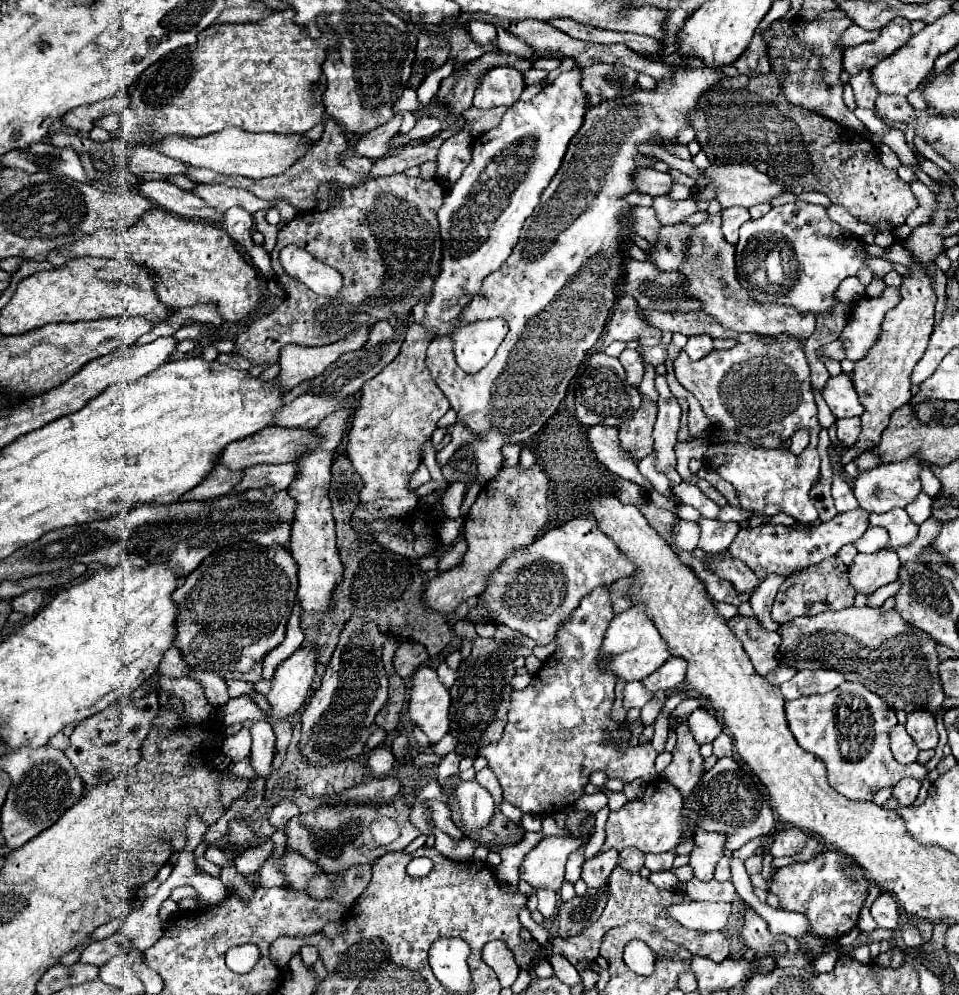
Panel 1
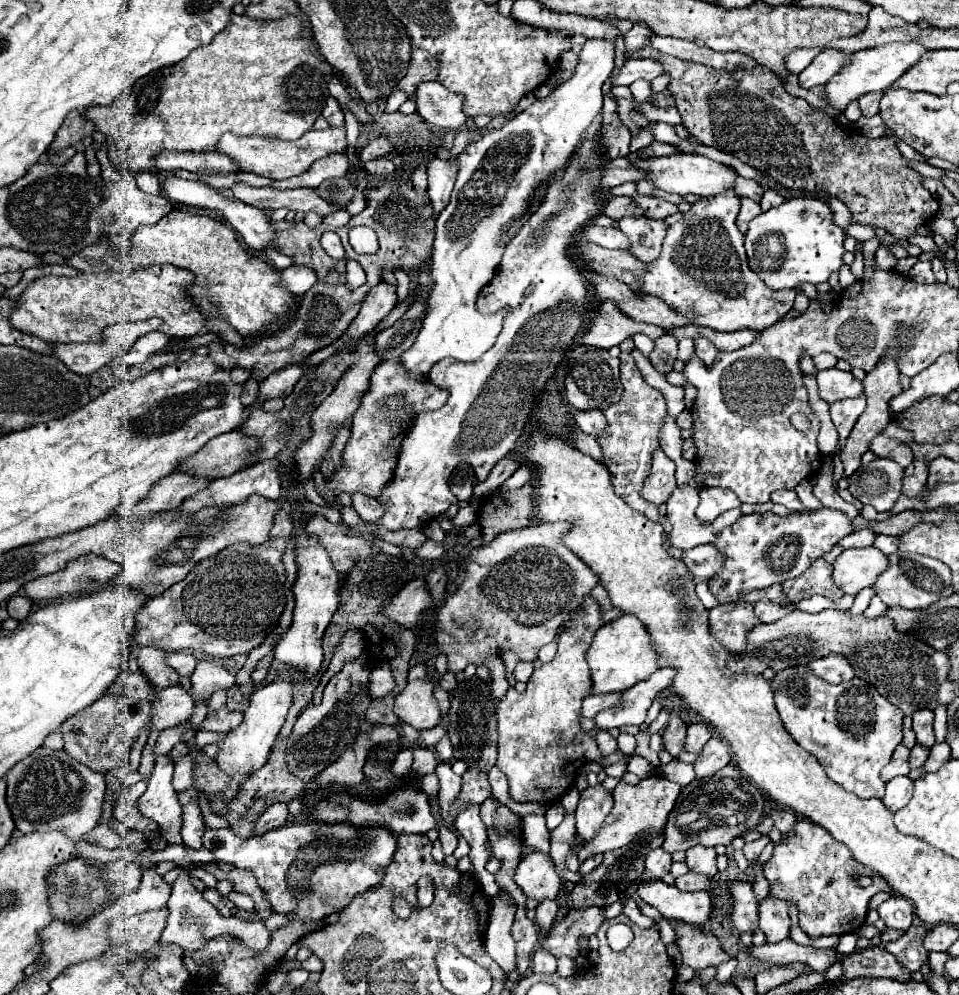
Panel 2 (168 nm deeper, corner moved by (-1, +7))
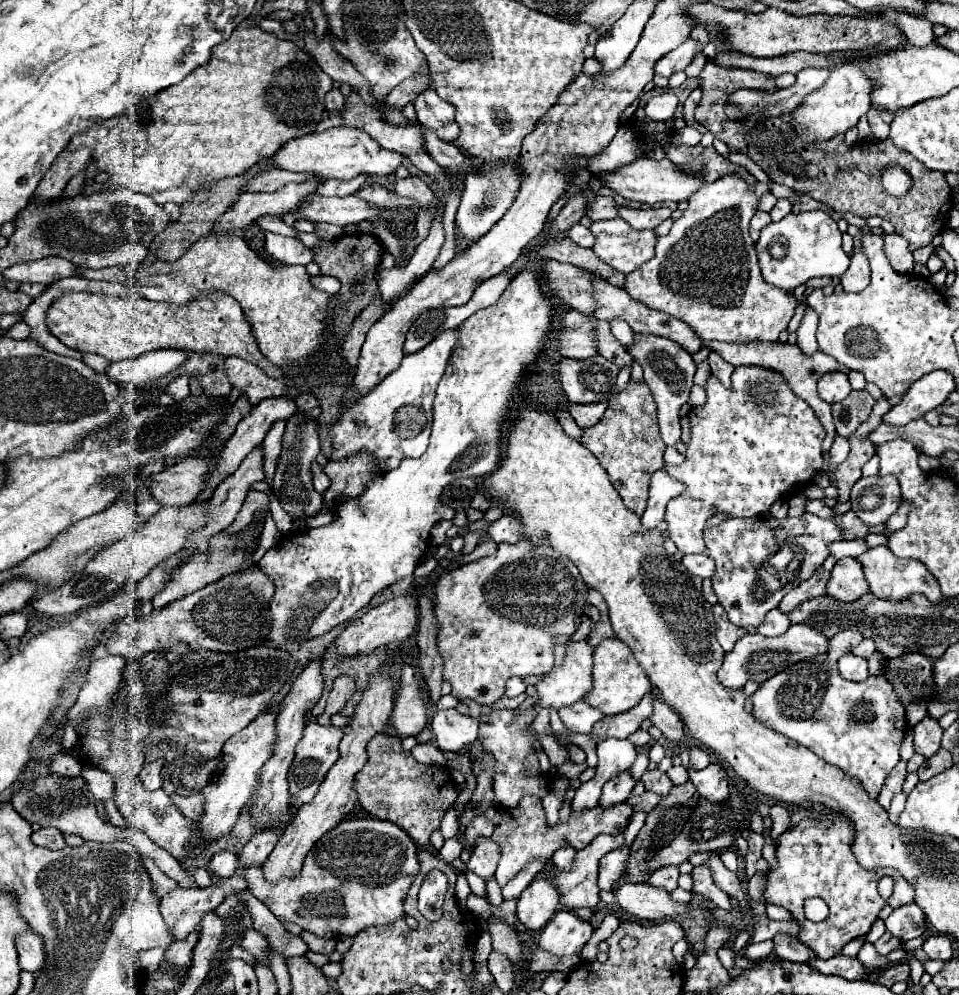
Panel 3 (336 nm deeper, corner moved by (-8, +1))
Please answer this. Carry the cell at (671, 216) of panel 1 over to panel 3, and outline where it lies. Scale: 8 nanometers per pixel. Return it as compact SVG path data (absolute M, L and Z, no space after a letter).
M617 205L617 213L621 219L625 219L633 229L655 229L661 221L665 221L667 217L671 217L671 209L629 209L629 207L621 207Z

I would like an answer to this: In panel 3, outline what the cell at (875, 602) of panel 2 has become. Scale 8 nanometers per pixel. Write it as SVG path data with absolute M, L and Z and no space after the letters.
M865 638L859 645L852 647L850 651L856 656L868 659L876 651L876 646L873 640Z

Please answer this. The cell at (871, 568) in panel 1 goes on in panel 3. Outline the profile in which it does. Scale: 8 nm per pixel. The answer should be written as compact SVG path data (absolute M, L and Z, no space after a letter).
M853 557L839 559L831 571L831 577L827 583L827 595L837 601L851 603L861 595L865 595L867 591L869 591L869 585L863 575L861 563L857 563Z

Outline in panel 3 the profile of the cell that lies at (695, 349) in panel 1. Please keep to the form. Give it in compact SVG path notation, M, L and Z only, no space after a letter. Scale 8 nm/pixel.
M715 351L709 353L709 365L711 365L713 375L715 375L725 387L729 387L729 385L731 385L731 373L733 373L735 367L729 365L725 359L721 359Z

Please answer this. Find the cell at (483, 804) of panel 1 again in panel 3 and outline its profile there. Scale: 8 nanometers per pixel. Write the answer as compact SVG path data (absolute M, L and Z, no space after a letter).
M479 839L475 843L473 855L467 863L467 869L475 875L479 875L483 881L493 879L495 877L495 869L497 869L497 861L499 861L499 849L491 839Z

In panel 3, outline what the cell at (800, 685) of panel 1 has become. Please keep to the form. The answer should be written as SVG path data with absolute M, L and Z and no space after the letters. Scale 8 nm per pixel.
M843 655L839 659L839 673L849 681L865 681L869 677L867 659L855 655Z

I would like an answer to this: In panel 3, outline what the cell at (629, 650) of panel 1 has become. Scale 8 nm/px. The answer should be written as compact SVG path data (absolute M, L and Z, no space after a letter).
M611 637L611 639L601 641L595 647L595 653L593 653L593 689L591 689L591 693L585 695L585 703L589 703L595 709L601 709L603 715L615 715L615 713L625 713L627 709L635 707L641 701L641 697L649 691L651 691L649 677L639 667L631 649L623 641Z

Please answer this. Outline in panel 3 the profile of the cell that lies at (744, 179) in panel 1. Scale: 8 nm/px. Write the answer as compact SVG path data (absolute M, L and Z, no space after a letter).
M649 157L635 159L633 163L617 167L615 171L609 171L609 173L599 173L599 175L593 173L593 177L601 177L605 181L605 187L609 187L611 191L615 191L617 195L621 195L625 199L641 201L641 203L649 203L649 205L661 203L661 201L675 201L675 203L687 201L703 185L701 177L683 173L669 159L655 161L655 159L649 159Z

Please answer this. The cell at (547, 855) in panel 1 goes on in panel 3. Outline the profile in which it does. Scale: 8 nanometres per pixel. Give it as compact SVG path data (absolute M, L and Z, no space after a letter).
M537 877L519 897L517 913L529 931L543 929L557 909L557 889L549 879Z

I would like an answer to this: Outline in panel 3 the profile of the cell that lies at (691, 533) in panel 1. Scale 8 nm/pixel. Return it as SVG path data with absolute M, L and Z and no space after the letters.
M629 381L623 393L617 393L615 397L609 399L609 407L601 417L601 421L589 429L583 429L579 443L599 459L599 463L609 473L613 487L623 497L625 505L635 515L641 517L647 505L649 479L657 469L663 467L663 451L665 451L665 443L661 441L657 429L655 401L647 385Z

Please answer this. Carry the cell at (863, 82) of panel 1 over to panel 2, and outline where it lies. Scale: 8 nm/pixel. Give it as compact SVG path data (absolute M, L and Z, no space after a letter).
M866 93L866 95L862 95L862 97L858 99L862 113L864 113L864 115L876 115L876 113L878 113L880 97L882 97L882 93Z

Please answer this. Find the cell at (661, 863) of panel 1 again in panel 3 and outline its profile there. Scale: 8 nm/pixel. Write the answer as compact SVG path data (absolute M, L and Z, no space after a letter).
M669 865L669 867L657 869L657 873L651 873L651 877L649 877L647 883L653 885L653 887L661 887L667 893L671 893L677 887L677 877L679 877L679 869L673 867L673 865Z

